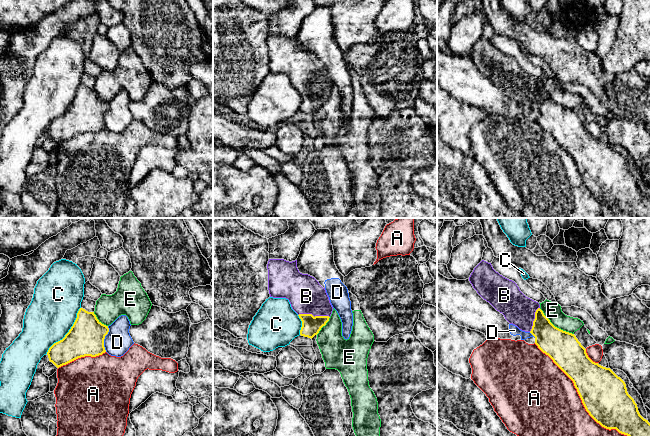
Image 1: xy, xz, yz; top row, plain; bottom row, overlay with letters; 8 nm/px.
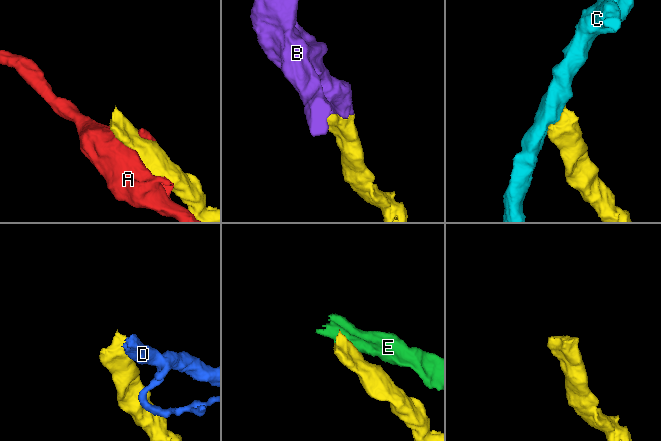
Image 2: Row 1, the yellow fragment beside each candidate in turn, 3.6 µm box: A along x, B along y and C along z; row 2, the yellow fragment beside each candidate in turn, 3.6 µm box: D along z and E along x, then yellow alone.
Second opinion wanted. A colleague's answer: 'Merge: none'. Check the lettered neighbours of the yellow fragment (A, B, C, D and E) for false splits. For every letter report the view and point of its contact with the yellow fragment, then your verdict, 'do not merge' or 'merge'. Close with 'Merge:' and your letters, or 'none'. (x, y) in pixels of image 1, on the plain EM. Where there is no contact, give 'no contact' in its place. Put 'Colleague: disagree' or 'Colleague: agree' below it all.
A: contact yz (582, 178); do not merge
B: contact xz (313, 92); merge
C: contact xy (68, 108); do not merge
D: contact xy (104, 114); do not merge
E: contact yz (554, 102); do not merge
Merge: B
Colleague: disagree

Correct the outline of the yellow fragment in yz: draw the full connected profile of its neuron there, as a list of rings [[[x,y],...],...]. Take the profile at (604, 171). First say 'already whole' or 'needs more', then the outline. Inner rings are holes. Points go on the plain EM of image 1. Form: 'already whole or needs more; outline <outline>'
needs more; outline [[[482,36],[474,44],[469,57],[477,69],[502,89],[510,100],[535,113],[538,124],[573,157],[586,187],[597,199],[609,206],[616,205],[638,218],[650,218],[650,199],[640,191],[625,158],[610,144],[593,138],[574,110],[555,103],[540,85],[540,80],[526,73],[514,57],[496,48],[491,39]]]

